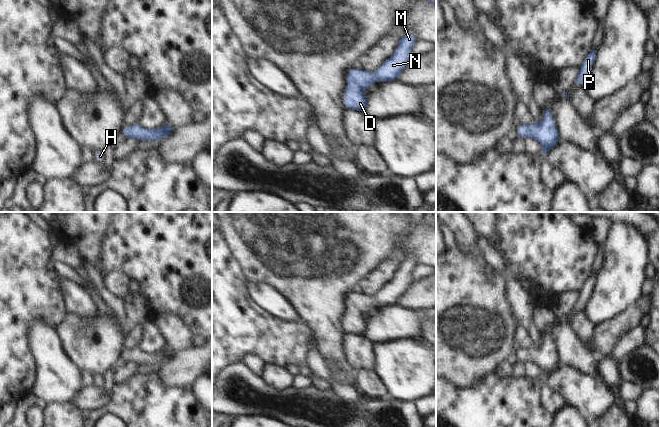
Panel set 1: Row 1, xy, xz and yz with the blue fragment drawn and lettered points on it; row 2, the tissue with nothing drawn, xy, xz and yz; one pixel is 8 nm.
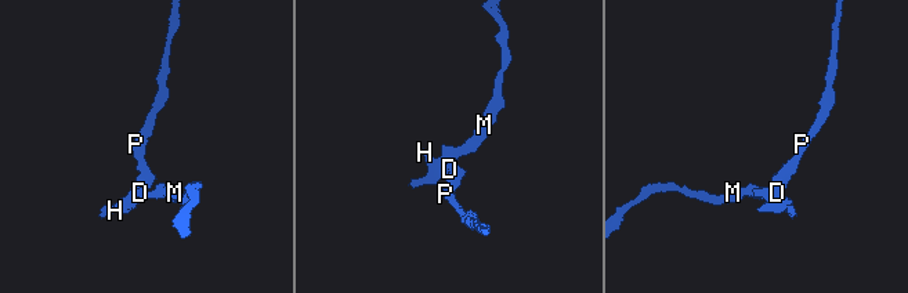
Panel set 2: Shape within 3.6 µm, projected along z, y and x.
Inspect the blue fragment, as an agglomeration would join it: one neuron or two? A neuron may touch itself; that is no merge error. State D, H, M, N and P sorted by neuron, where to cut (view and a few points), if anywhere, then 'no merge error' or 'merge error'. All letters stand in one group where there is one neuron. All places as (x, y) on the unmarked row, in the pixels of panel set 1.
groups D H M N P; cut none; no merge error

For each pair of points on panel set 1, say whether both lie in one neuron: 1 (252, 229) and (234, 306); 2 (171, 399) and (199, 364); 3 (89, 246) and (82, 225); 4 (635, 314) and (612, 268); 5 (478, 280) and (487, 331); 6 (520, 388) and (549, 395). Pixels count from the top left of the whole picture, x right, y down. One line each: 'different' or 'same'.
1: different
2: different
3: same
4: different
5: same
6: different

